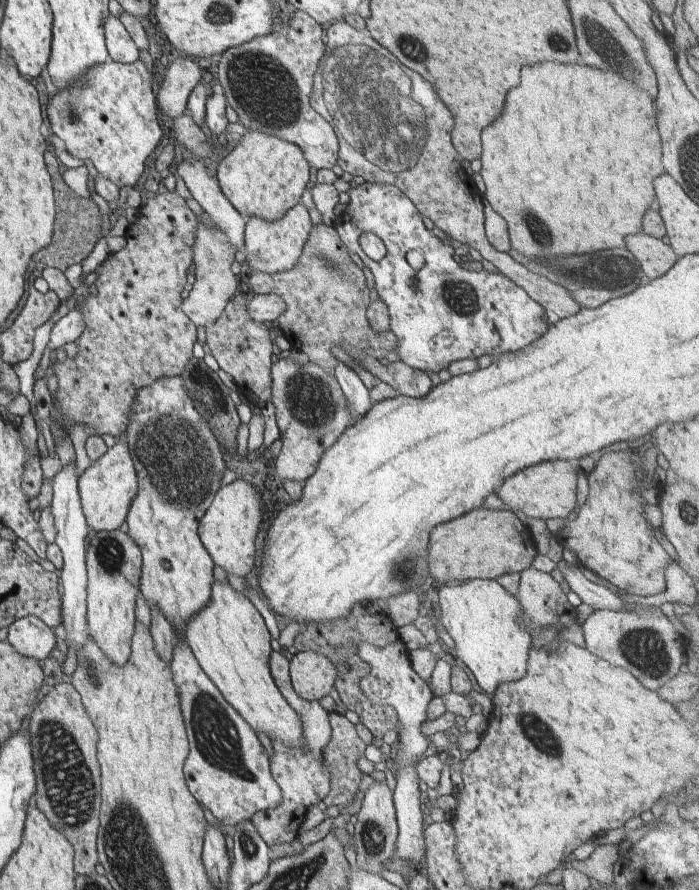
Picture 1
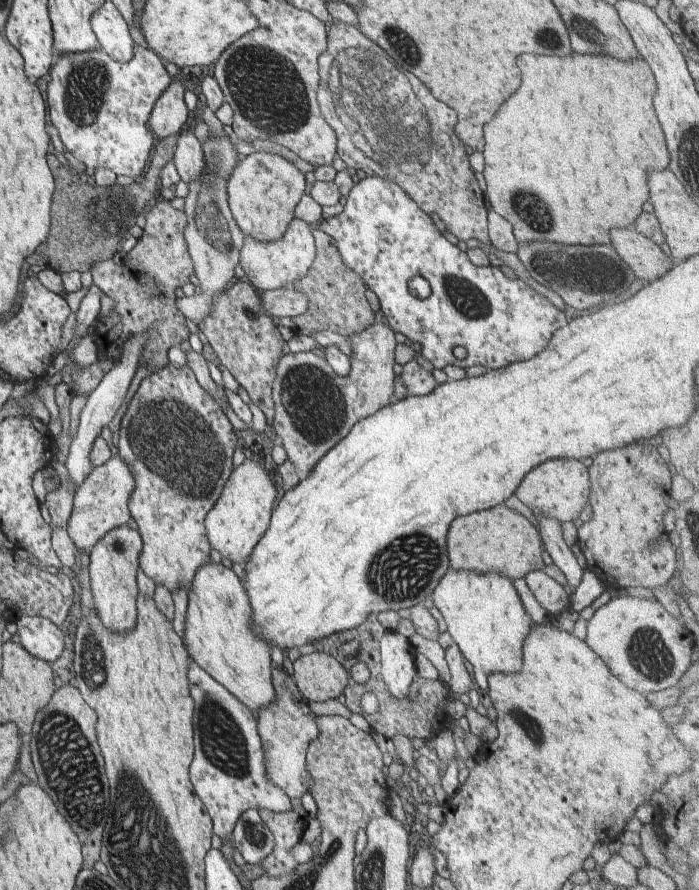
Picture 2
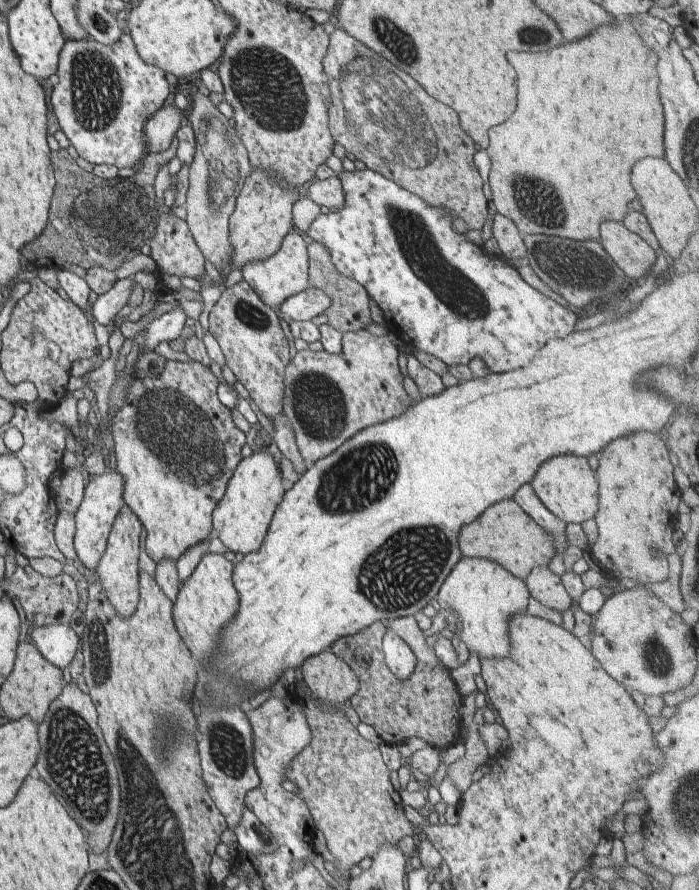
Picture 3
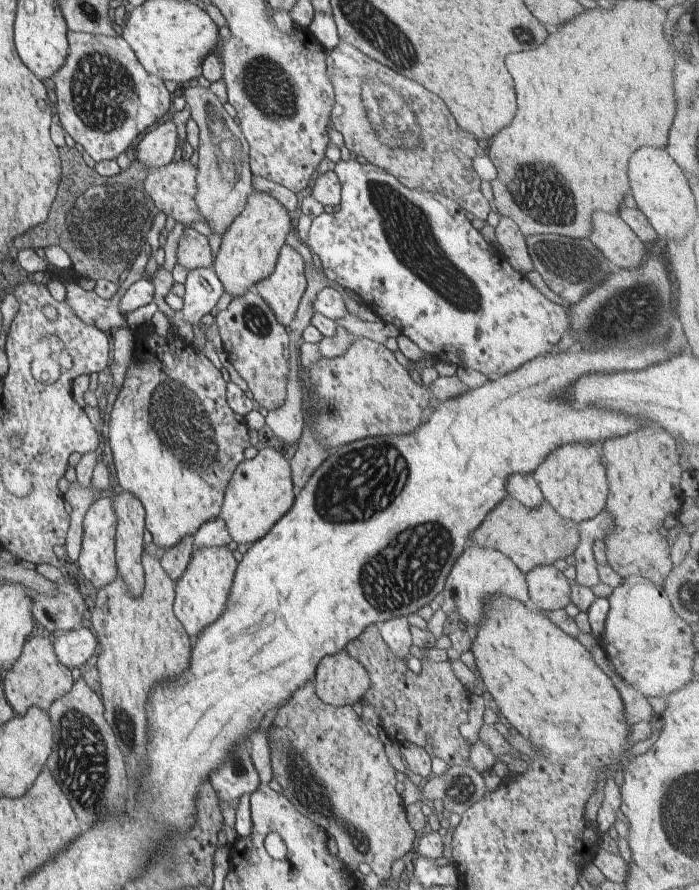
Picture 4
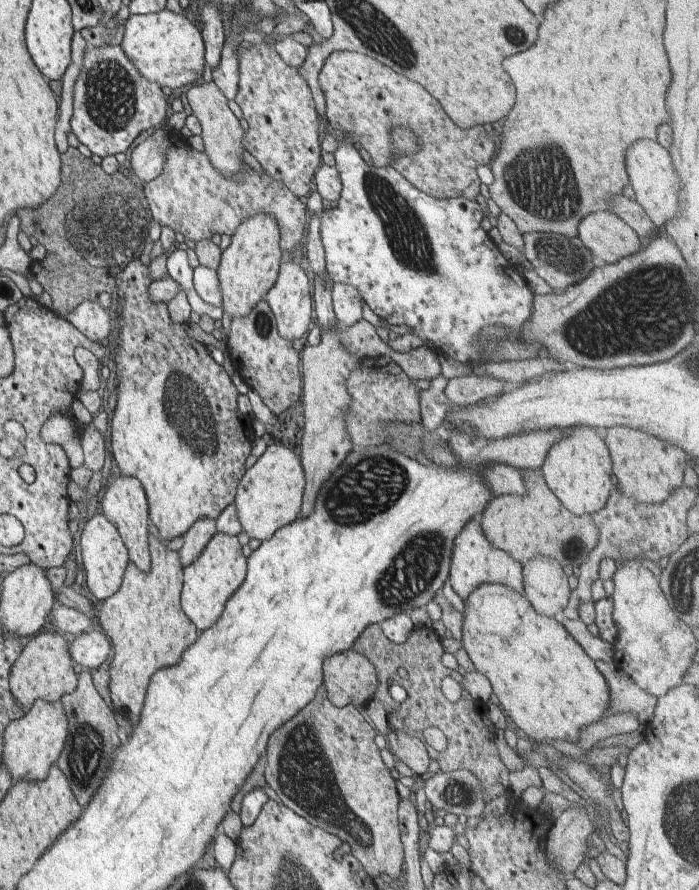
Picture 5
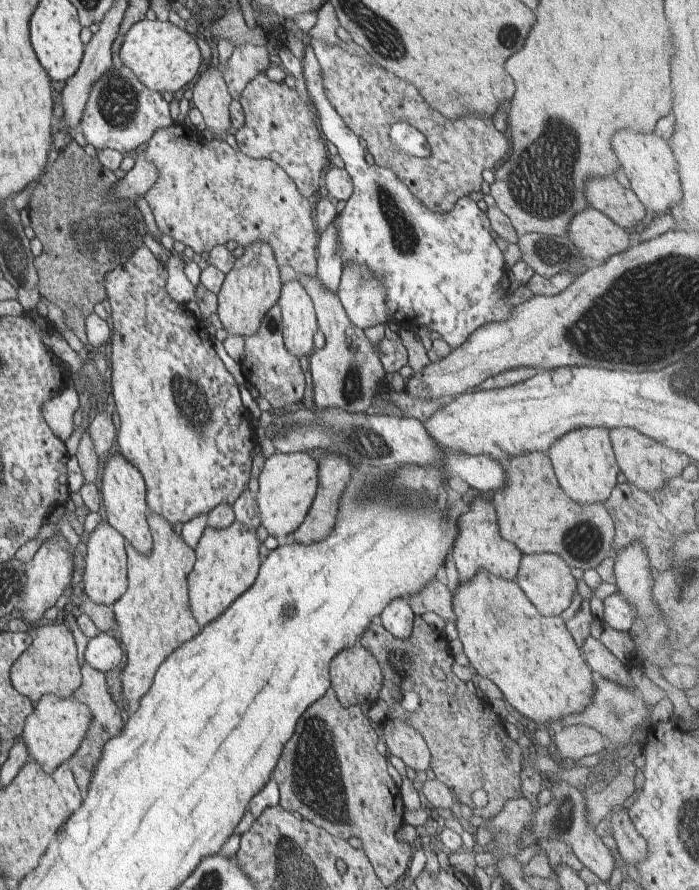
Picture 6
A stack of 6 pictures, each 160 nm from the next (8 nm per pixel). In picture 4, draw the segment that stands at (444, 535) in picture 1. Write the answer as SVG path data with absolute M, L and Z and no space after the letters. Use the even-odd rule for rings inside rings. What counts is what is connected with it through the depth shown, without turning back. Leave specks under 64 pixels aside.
M504 497L489 513L484 522L472 532L472 542L485 549L500 551L505 554L524 573L542 565L552 565L558 560L565 560L576 550L579 534L574 523L562 518L544 500L536 508L528 508L514 497Z

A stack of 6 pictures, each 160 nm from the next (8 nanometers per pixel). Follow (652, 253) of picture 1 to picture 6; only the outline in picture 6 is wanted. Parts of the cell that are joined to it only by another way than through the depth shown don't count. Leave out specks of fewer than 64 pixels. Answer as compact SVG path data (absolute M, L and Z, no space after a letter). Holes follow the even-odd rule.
M588 208L572 217L567 226L570 239L583 260L603 262L630 248L630 232L620 228L599 210Z

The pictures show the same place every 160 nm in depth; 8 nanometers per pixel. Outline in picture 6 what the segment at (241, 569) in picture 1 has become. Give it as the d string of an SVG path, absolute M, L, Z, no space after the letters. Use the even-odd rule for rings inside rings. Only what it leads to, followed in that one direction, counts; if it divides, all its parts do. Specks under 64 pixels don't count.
M274 453L265 460L256 494L261 525L275 536L281 545L303 522L312 506L319 487L319 462L308 453Z

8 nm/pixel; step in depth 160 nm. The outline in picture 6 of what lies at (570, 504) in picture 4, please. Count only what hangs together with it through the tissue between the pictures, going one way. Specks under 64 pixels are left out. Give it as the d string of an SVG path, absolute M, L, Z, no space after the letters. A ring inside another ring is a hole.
M580 427L562 435L548 450L560 486L579 504L605 502L622 478L620 467L616 464L609 431L607 428Z

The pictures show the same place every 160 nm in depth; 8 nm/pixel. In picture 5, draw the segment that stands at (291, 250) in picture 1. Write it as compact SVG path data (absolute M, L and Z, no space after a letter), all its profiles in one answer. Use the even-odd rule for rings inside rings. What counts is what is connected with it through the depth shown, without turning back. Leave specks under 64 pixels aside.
M294 260L289 263L282 263L279 266L278 278L264 299L275 314L279 335L283 339L288 339L299 345L302 336L308 332L308 328L313 326L310 280L306 277L300 264L296 264Z

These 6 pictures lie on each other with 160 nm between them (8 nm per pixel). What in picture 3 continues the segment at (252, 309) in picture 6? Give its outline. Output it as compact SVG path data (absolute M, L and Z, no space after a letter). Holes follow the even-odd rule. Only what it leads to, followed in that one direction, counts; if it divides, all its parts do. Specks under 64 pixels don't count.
M253 169L245 180L229 219L229 241L234 253L222 272L223 280L232 270L242 270L248 263L262 262L278 252L284 237L292 232L293 206L299 198L297 186L287 183L275 171L266 173Z

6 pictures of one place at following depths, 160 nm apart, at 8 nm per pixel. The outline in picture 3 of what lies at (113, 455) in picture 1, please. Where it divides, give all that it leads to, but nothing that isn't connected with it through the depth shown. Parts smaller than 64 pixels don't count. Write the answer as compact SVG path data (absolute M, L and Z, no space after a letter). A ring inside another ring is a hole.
M107 470L104 474L96 477L88 476L88 484L85 488L83 501L75 512L77 531L74 539L78 558L77 564L86 573L90 570L97 570L101 563L111 528L120 509L125 505L123 488L123 478L117 472L109 472Z

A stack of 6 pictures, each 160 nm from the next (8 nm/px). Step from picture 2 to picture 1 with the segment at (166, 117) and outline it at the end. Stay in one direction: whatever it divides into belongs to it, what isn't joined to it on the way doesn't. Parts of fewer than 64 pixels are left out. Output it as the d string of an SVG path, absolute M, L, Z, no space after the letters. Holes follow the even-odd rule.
M175 54L171 58L162 86L157 93L160 116L166 114L174 120L184 114L190 93L202 82L200 72L201 69L190 57Z

